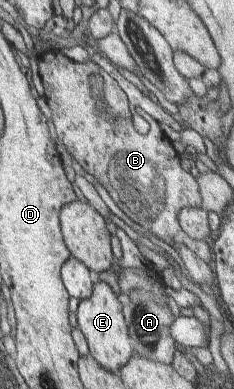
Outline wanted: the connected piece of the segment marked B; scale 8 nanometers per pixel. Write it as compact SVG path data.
M52 50L40 55L38 60L39 70L36 72L41 77L45 89L44 97L53 113L54 129L69 155L76 159L84 171L102 184L126 215L130 215L130 211L126 211L126 207L128 209L140 209L138 213L134 211L133 215L130 215L130 219L133 219L134 223L142 224L142 227L149 229L156 237L172 247L185 245L200 259L211 265L213 255L210 240L206 240L206 243L204 240L192 241L192 238L183 232L178 219L182 208L201 207L203 201L197 179L180 166L181 157L160 128L158 120L152 118L142 108L134 108L134 111L137 111L144 118L144 135L139 133L134 128L131 118L132 108L128 106L126 94L118 82L94 61L76 62L61 52Z

